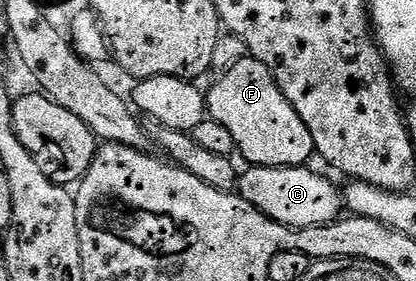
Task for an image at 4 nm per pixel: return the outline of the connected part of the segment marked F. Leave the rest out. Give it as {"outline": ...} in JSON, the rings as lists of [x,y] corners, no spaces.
{"outline":[[[246,58],[222,71],[218,76],[221,77],[214,82],[213,89],[208,89],[207,92],[207,116],[208,119],[219,122],[227,126],[227,130],[231,130],[231,138],[235,138],[237,152],[246,160],[246,165],[259,168],[300,168],[308,165],[309,159],[314,159],[315,149],[311,130],[303,126],[303,118],[295,114],[291,102],[287,102],[283,90],[279,90],[275,78],[267,70],[267,66],[263,66],[263,62]]]}

